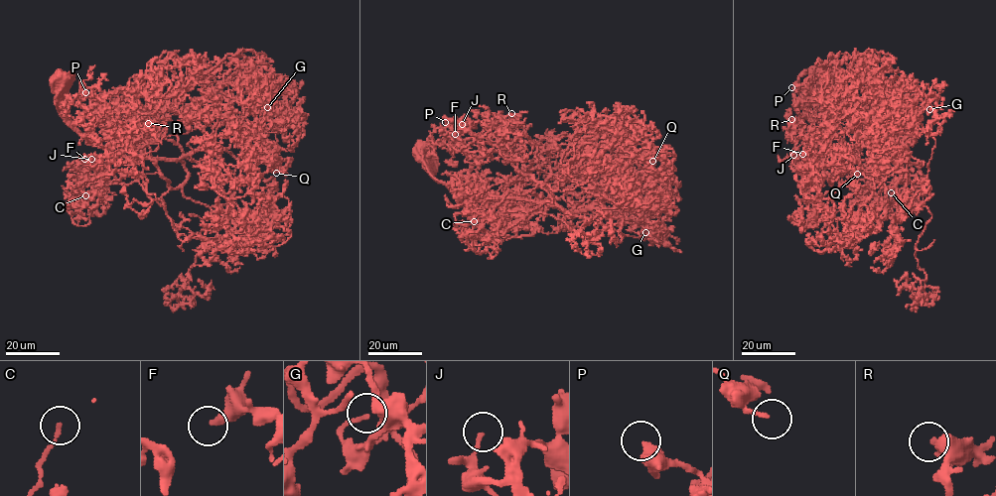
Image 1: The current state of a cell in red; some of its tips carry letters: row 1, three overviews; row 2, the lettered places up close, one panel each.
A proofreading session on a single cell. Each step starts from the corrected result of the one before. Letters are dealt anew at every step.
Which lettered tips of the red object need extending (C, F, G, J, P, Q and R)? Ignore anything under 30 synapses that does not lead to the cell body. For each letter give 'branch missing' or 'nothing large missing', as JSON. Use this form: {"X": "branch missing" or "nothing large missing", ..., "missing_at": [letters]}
{"C": "nothing large missing", "F": "nothing large missing", "G": "nothing large missing", "J": "nothing large missing", "P": "nothing large missing", "Q": "nothing large missing", "R": "nothing large missing", "missing_at": []}

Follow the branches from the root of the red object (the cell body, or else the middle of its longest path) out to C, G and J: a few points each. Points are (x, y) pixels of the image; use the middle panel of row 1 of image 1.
C: (421, 156), (457, 190), (573, 217), (547, 197), (478, 253), (466, 237), (485, 218), (474, 221)
G: (421, 156), (429, 173), (457, 190), (572, 211), (600, 208), (640, 220), (645, 235), (655, 237), (645, 232)
J: (421, 156), (457, 190), (545, 201), (573, 217), (484, 137), (491, 125), (462, 124)

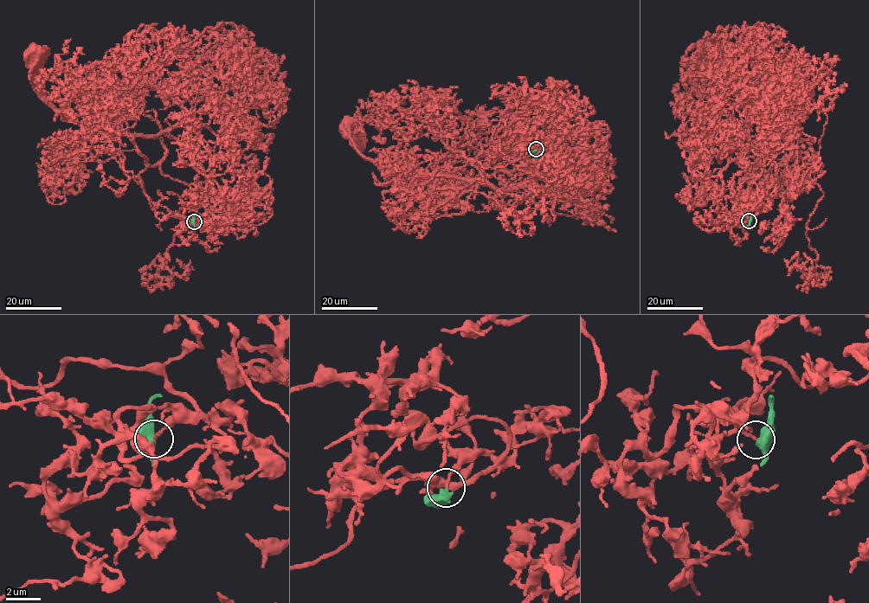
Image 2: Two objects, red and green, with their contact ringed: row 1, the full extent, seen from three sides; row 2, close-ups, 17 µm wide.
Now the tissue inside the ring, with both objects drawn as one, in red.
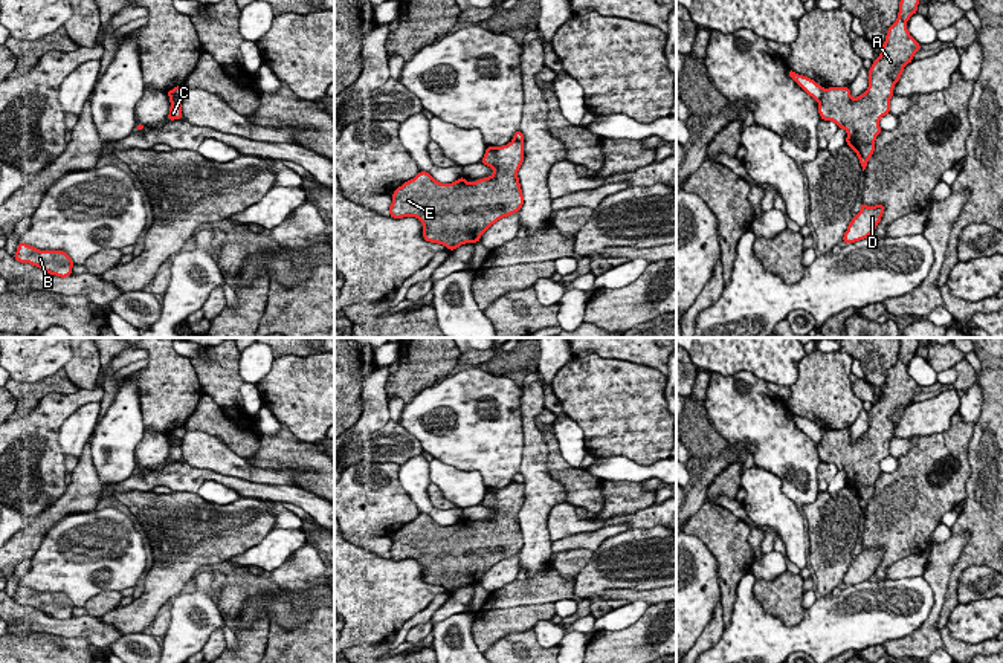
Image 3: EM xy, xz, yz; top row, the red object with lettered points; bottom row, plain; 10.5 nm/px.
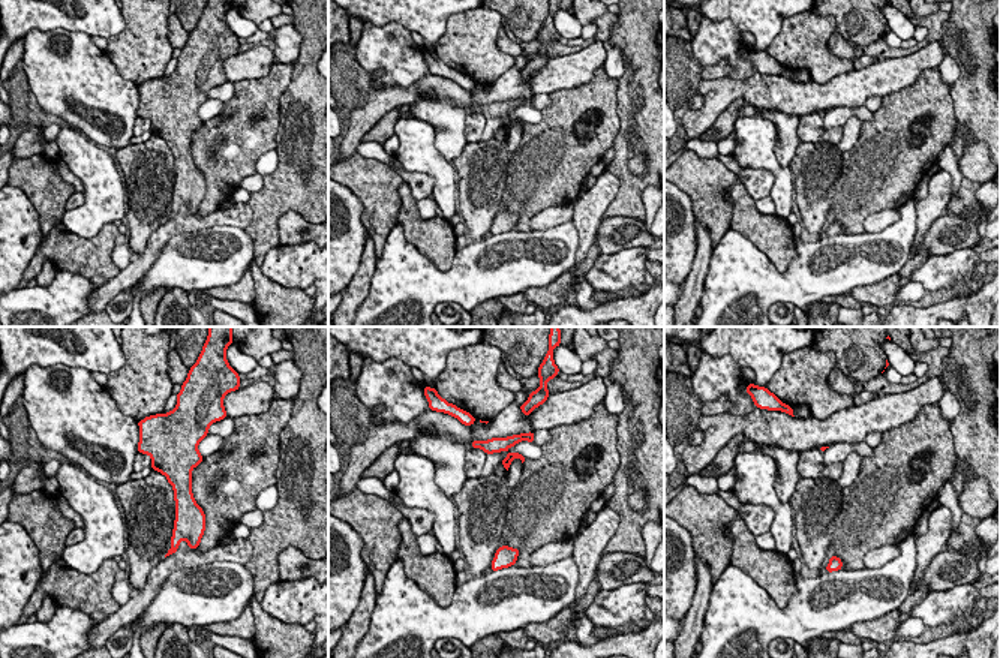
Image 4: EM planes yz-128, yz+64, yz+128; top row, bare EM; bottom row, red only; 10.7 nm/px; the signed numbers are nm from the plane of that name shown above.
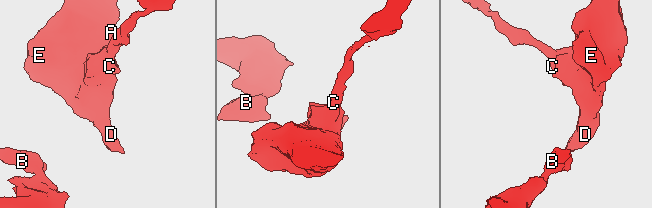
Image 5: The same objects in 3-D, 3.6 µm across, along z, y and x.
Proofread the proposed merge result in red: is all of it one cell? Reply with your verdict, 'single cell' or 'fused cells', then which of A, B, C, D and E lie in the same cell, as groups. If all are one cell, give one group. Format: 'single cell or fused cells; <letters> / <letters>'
fused cells; A C D E / B

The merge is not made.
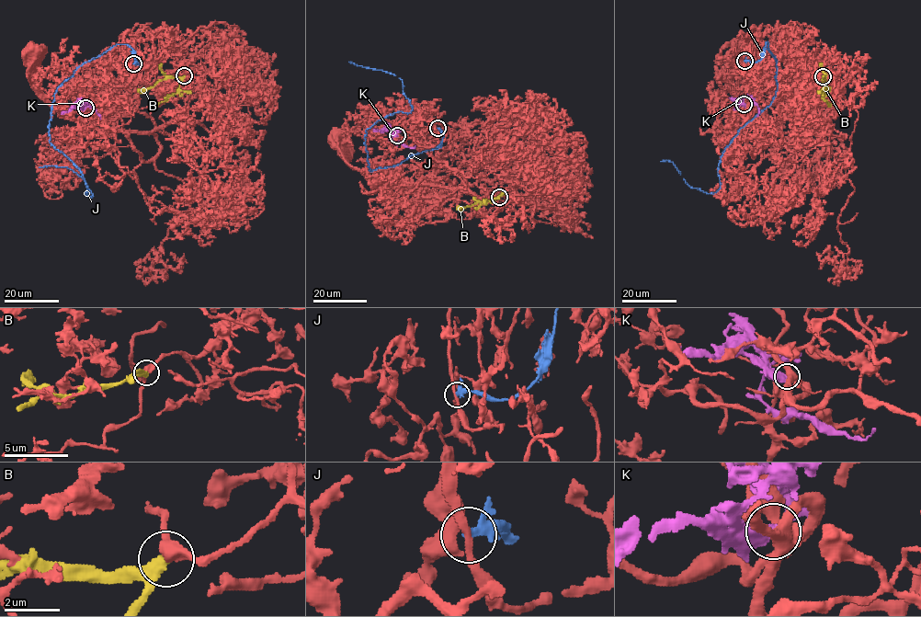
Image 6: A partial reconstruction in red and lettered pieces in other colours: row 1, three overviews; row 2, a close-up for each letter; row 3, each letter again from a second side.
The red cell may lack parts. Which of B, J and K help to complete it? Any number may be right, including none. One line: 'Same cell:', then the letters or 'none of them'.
Same cell: none of them

